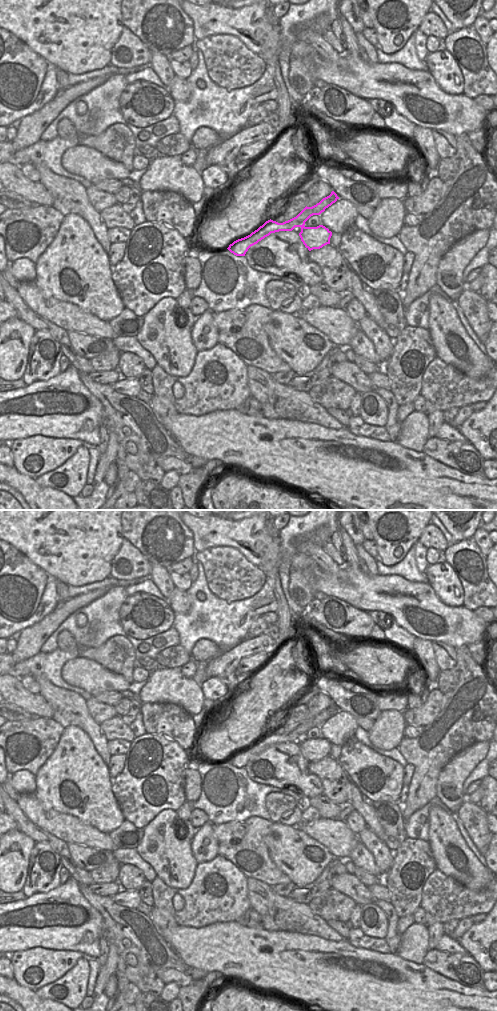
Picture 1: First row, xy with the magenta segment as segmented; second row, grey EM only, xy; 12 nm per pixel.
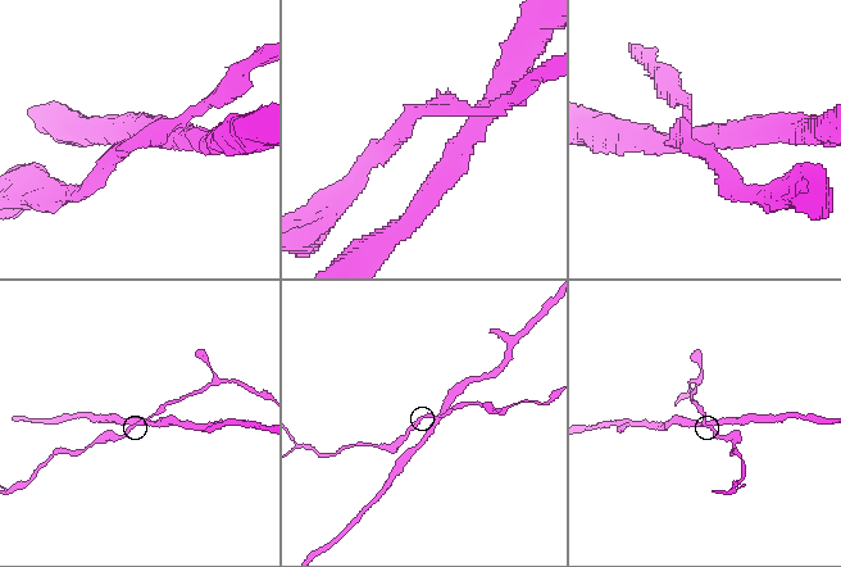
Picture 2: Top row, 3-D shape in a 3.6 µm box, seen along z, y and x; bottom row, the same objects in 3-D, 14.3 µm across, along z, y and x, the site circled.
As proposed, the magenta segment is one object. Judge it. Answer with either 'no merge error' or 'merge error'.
merge error

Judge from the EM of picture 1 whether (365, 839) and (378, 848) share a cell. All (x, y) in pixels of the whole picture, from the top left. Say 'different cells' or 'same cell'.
same cell

